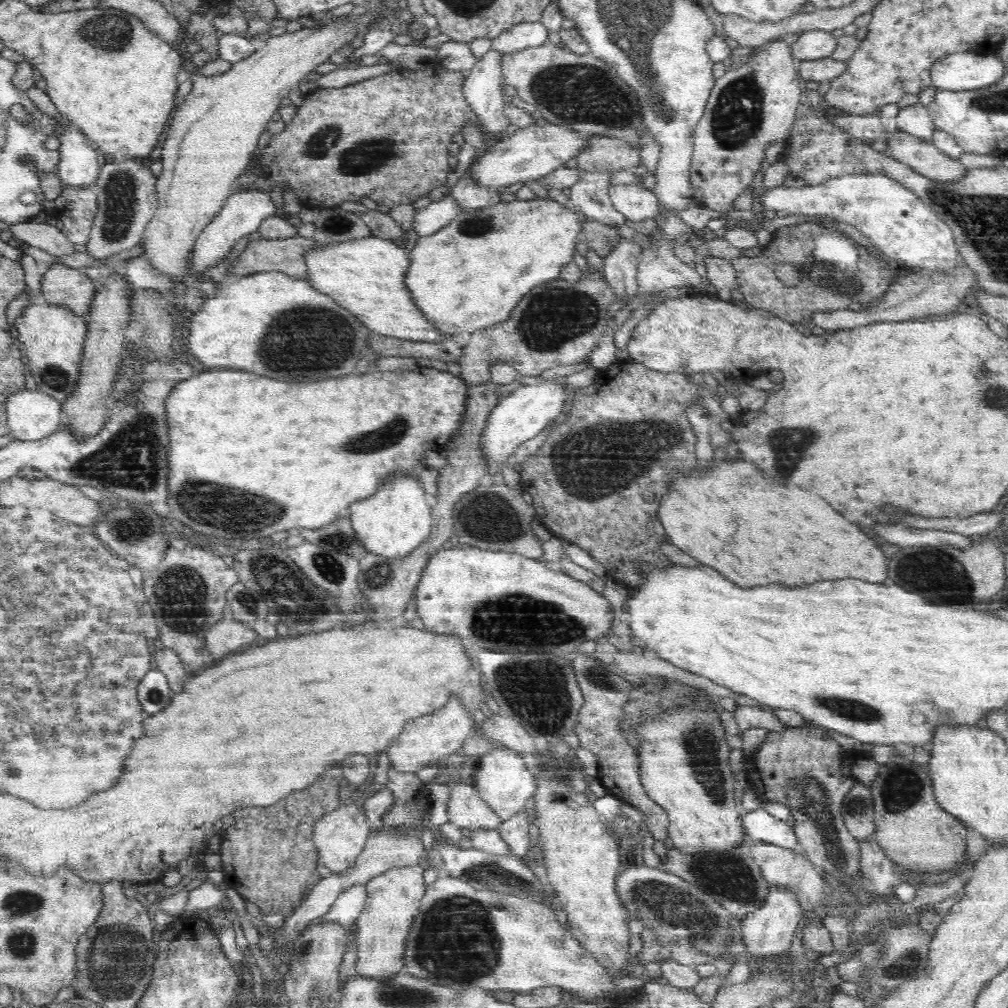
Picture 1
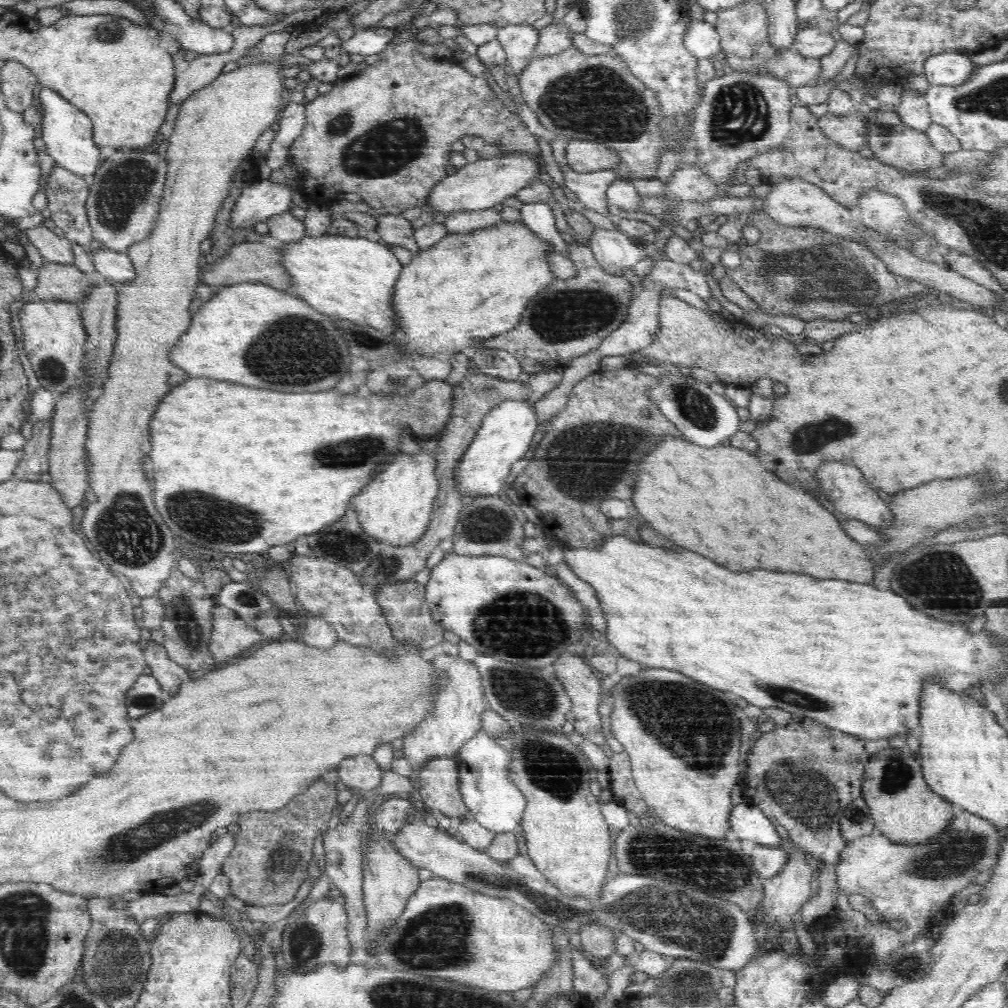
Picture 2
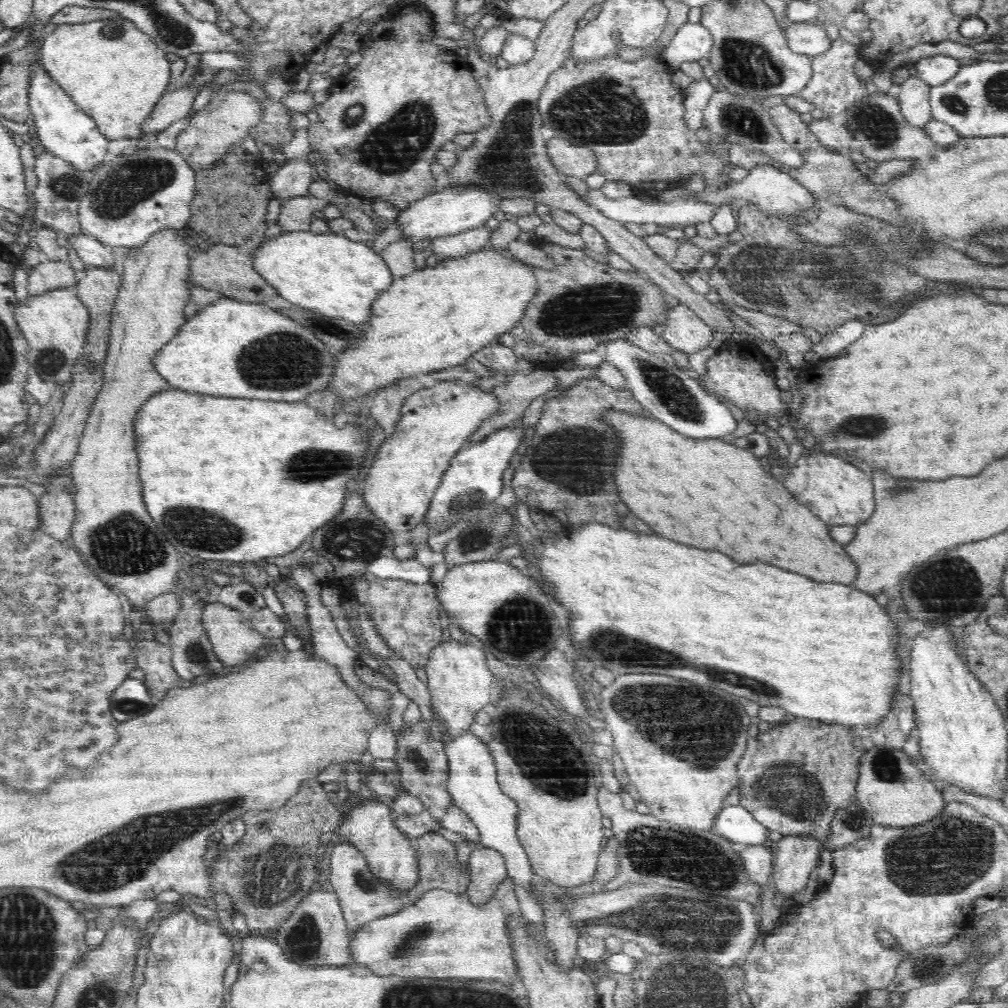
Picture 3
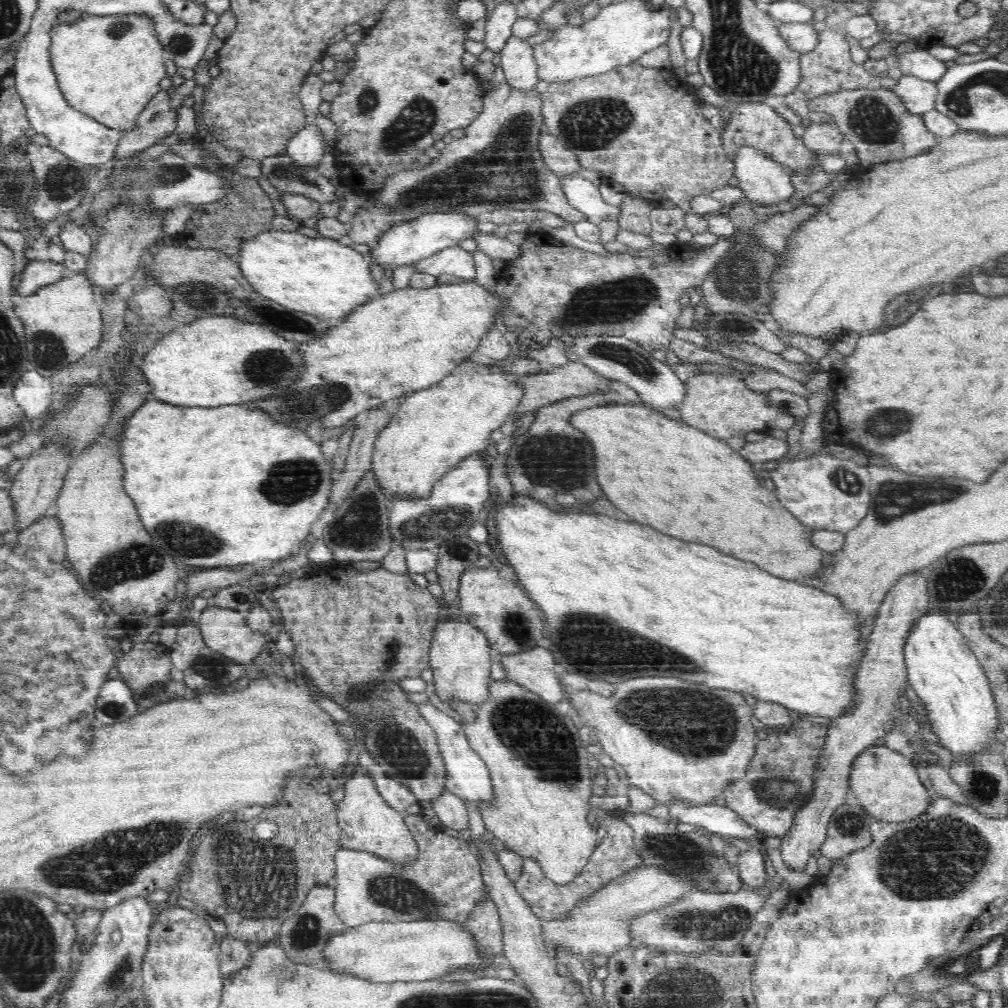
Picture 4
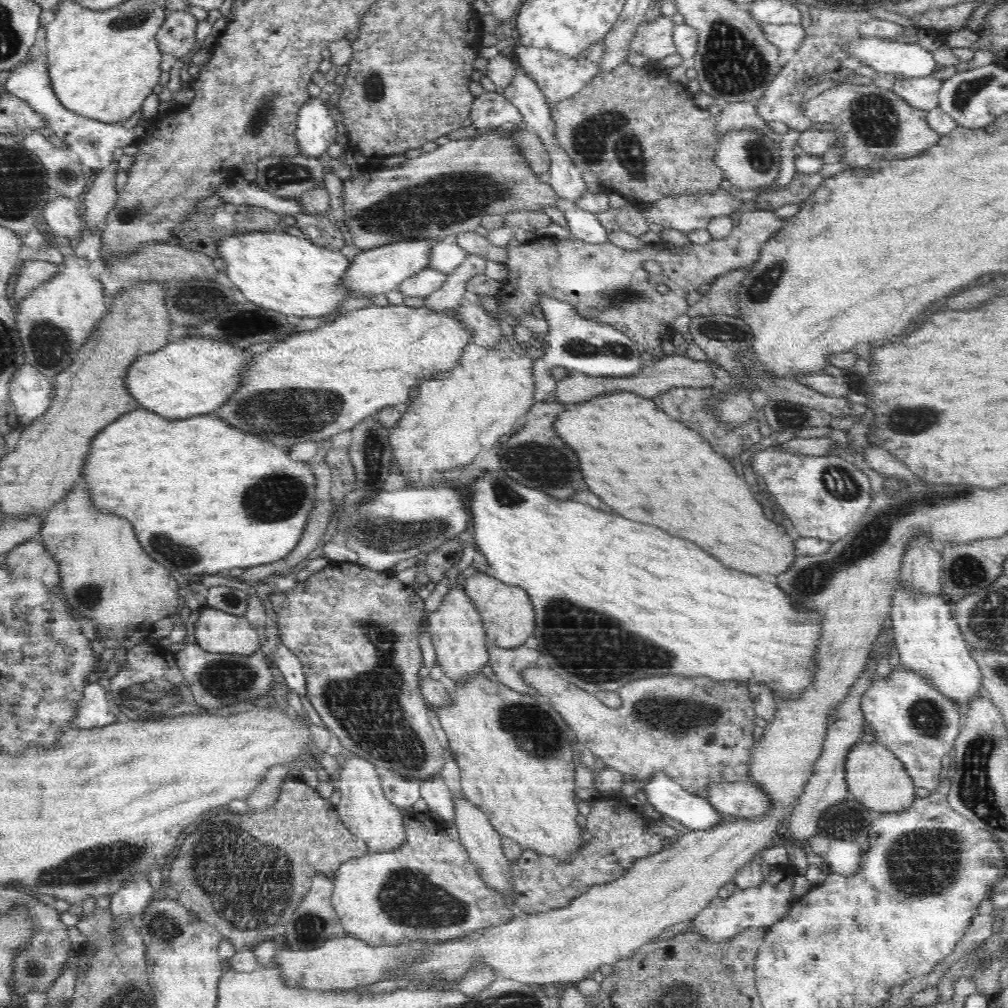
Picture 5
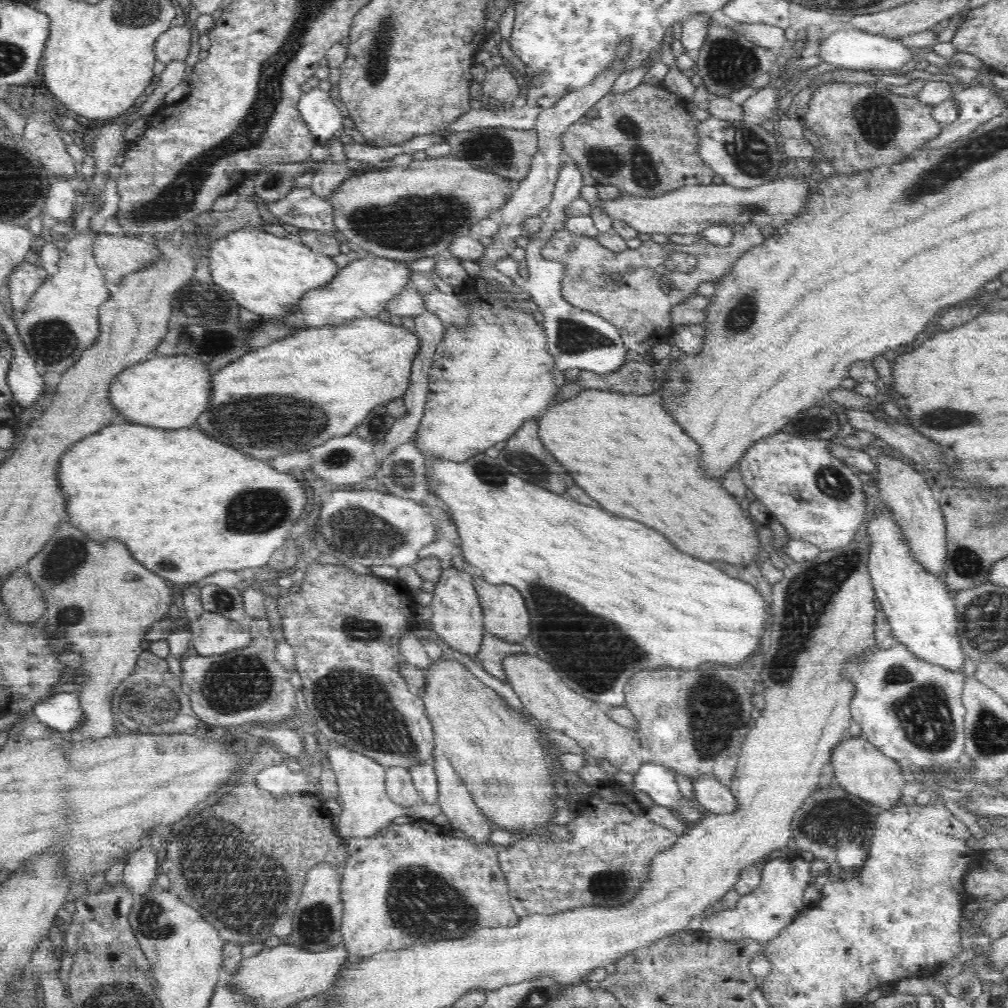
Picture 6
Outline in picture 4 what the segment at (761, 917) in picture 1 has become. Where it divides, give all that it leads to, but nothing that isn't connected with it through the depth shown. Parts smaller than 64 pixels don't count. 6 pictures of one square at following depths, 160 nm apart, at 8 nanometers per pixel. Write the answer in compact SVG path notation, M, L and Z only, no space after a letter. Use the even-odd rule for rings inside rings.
M922 571L899 578L887 592L875 618L874 628L868 636L868 658L864 658L864 670L856 672L856 706L844 716L826 722L827 740L818 766L815 796L795 815L791 830L781 839L780 852L785 866L795 871L803 871L809 858L818 855L825 842L831 816L846 803L848 779L854 759L863 750L874 745L877 738L890 732L898 711L900 694L905 692L907 666L903 653L904 645L916 622L930 607L928 584L924 582Z

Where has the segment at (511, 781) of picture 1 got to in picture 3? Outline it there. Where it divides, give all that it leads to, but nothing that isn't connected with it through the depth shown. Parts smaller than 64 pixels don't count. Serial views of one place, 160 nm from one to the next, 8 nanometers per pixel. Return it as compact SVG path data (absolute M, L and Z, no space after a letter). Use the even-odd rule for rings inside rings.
M466 732L455 740L444 740L441 743L448 760L447 790L452 796L453 805L460 808L474 822L480 834L480 845L497 850L505 858L507 874L513 878L514 891L522 916L540 929L545 922L544 910L531 891L531 882L536 874L516 835L518 805L510 796L502 793L494 759L488 754L486 744L471 732Z

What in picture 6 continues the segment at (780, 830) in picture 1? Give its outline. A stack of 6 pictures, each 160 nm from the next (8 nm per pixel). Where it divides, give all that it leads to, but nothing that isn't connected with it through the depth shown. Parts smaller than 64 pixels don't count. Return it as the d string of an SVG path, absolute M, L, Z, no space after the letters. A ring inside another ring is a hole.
M656 764L642 765L634 775L632 791L648 794L656 805L667 807L685 823L693 825L707 813L704 806L685 798L671 769Z

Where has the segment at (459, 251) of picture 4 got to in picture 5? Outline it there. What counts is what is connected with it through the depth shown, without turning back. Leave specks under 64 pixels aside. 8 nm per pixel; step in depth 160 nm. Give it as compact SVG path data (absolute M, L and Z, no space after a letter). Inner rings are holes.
M426 266L410 278L406 278L399 285L399 290L403 297L426 299L444 285L446 277L444 271Z

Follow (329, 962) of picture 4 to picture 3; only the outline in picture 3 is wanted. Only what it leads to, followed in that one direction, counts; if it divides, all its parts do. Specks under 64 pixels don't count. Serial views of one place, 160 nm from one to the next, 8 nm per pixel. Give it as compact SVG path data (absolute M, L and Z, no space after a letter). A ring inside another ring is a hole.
M507 876L491 895L492 898L484 904L472 904L467 893L456 893L456 891L444 890L442 887L433 887L432 890L424 891L412 904L404 906L397 914L387 915L376 919L372 922L367 922L360 929L353 933L353 939L349 942L349 951L351 964L367 966L370 970L378 975L400 975L402 979L413 978L468 978L468 980L484 980L496 981L498 983L510 986L514 980L518 980L518 965L514 964L516 955L514 954L514 946L512 946L512 938L510 938L510 926L508 920L523 920L520 904L518 903L516 892L514 891L513 878Z

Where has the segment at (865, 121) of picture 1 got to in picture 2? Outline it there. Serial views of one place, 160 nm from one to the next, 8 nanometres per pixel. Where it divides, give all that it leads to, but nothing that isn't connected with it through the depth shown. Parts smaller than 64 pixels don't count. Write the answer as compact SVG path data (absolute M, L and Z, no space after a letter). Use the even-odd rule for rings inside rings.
M828 112L818 119L818 127L828 138L852 151L860 151L867 142L864 114L850 113L835 116Z

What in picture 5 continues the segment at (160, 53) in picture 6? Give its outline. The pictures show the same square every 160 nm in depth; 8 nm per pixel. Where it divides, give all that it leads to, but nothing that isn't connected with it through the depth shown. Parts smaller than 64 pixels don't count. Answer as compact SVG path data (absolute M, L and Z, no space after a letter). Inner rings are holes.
M170 11L156 36L159 49L174 58L186 55L196 42L196 27L199 20L188 11Z

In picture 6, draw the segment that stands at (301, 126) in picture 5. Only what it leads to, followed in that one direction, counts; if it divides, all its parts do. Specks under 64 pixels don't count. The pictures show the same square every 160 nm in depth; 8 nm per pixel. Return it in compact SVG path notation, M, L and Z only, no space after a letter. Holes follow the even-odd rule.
M319 86L300 97L297 109L318 144L327 144L334 132L343 127L344 117L340 110L330 94Z

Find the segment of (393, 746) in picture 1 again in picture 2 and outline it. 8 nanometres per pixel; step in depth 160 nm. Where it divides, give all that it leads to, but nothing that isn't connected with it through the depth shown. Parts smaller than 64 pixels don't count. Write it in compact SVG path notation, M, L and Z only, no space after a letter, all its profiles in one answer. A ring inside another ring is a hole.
M439 649L437 652L436 665L448 671L450 682L434 692L435 708L399 742L405 760L418 766L440 757L454 758L462 746L480 730L481 714L487 708L482 677L475 663L461 657L454 658Z

